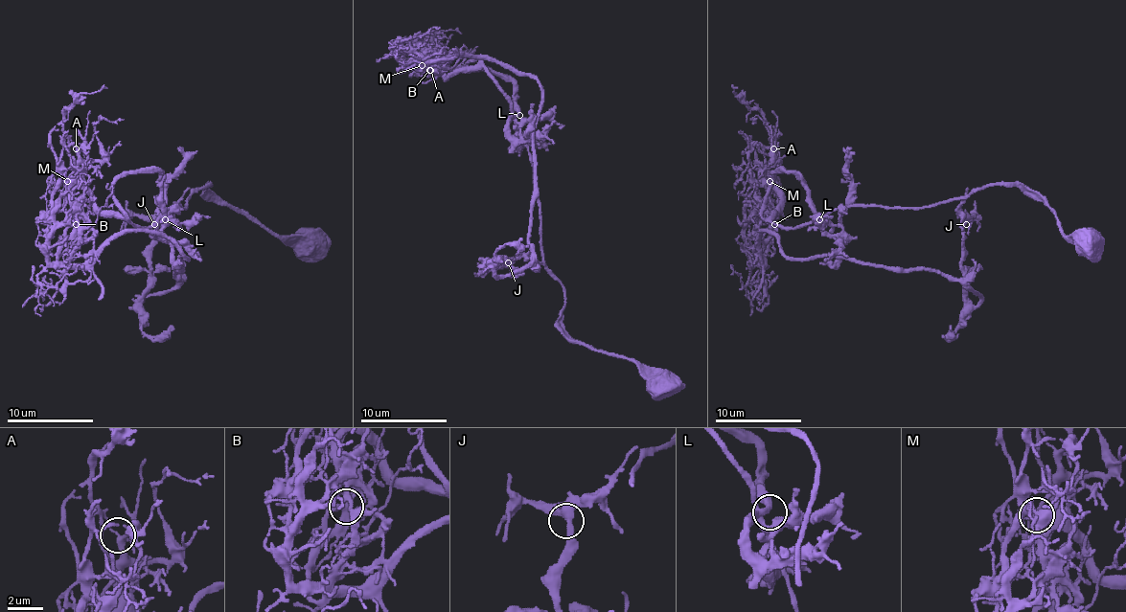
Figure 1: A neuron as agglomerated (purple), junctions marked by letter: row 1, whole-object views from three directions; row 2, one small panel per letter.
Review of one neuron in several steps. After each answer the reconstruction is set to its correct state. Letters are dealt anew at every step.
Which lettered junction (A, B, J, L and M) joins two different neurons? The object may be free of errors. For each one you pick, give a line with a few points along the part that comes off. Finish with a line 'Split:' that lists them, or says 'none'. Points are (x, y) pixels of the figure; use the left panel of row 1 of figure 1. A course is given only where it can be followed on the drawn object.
B: (76, 224), (60, 269), (141, 231), (161, 233), (187, 259), (173, 289), (141, 306), (154, 224), (189, 187)
Split: B

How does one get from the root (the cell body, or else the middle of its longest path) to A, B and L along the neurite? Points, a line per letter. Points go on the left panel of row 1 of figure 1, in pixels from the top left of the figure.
A: (180, 207), (170, 207), (148, 228), (137, 228), (128, 219), (106, 215), (79, 178), (76, 148)
B: (180, 207), (170, 207), (148, 228), (137, 228), (128, 219), (96, 214), (87, 214), (76, 224)
L: (180, 207), (170, 207), (163, 215), (165, 219)

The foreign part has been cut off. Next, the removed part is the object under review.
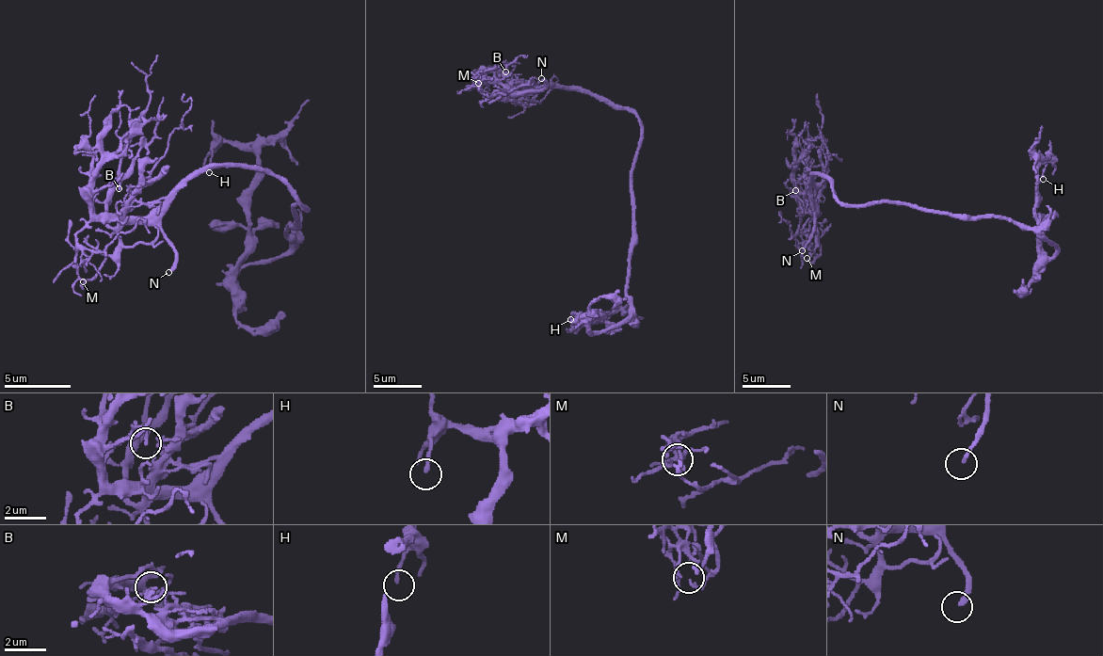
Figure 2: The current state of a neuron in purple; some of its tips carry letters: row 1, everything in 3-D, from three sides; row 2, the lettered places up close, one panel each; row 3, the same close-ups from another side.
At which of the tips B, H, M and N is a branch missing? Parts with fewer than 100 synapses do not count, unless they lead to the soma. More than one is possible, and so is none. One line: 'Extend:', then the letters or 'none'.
Extend: N

